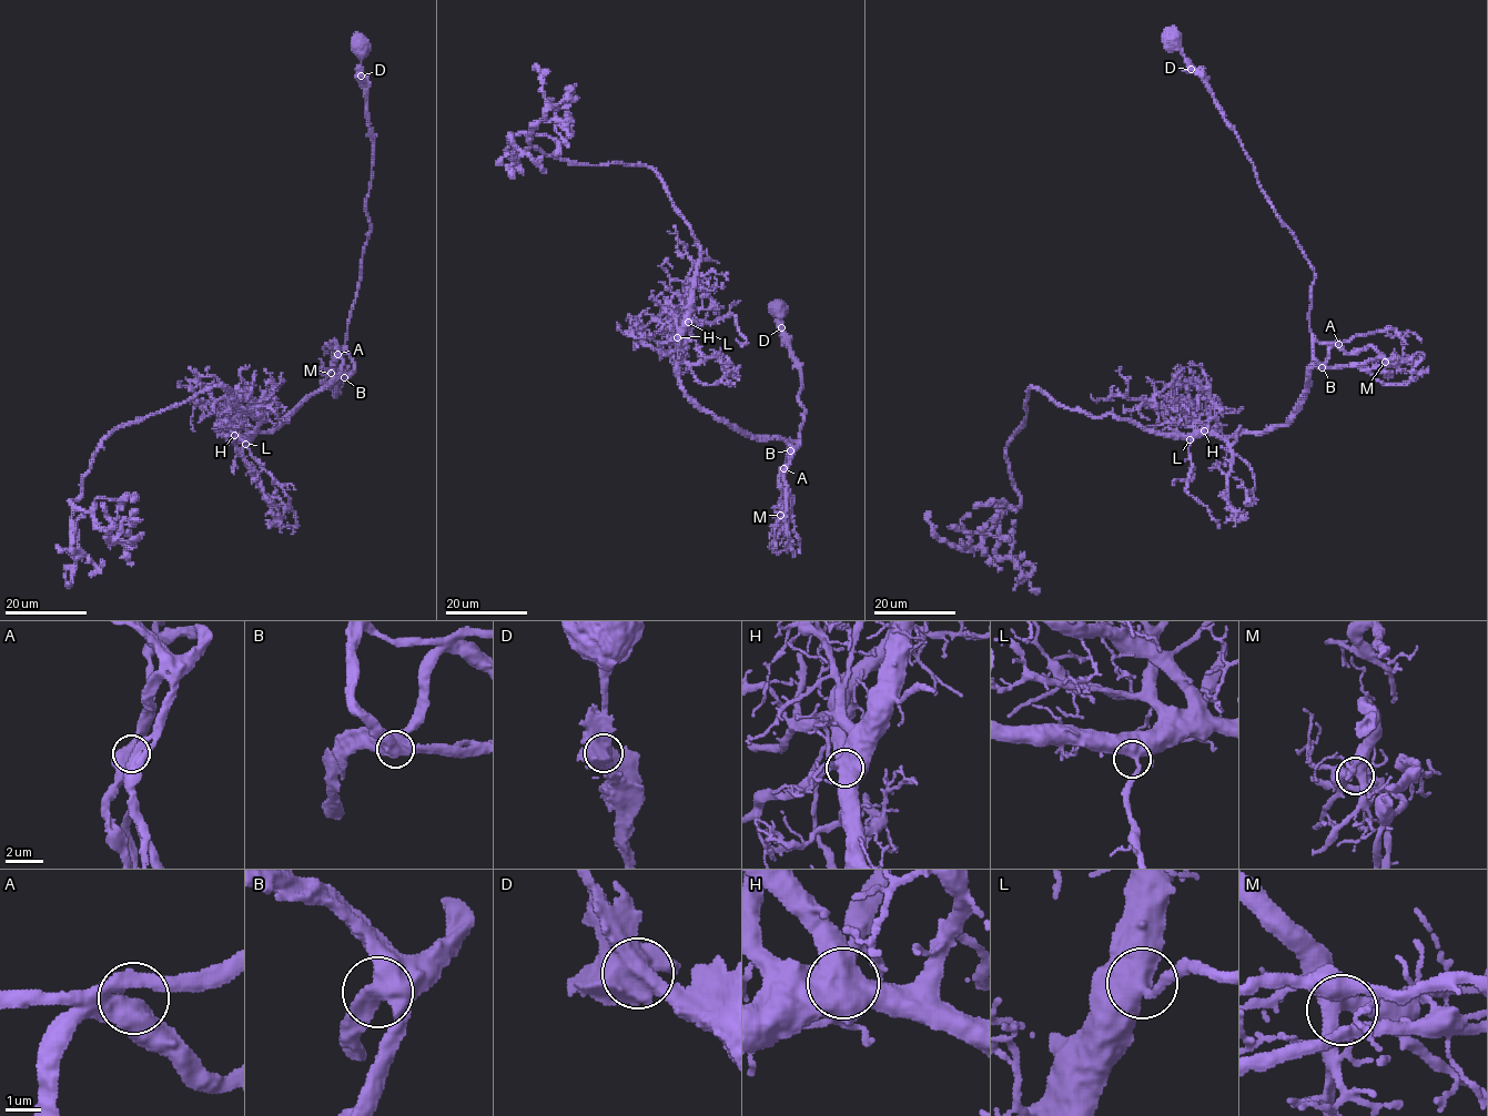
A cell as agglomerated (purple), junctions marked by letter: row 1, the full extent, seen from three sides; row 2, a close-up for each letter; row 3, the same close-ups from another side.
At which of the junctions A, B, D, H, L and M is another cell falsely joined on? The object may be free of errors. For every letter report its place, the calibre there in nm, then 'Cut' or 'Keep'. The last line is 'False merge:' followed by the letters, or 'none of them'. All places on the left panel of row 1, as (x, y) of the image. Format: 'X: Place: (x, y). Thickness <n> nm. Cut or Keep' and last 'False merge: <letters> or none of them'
A: Place: (337, 354). Thickness 440 nm. Keep
B: Place: (344, 377). Thickness 500 nm. Keep
D: Place: (361, 75). Thickness 600 nm. Keep
H: Place: (234, 435). Thickness 480 nm. Keep
L: Place: (245, 444). Thickness 500 nm. Keep
M: Place: (331, 373). Thickness 460 nm. Keep
False merge: none of them

